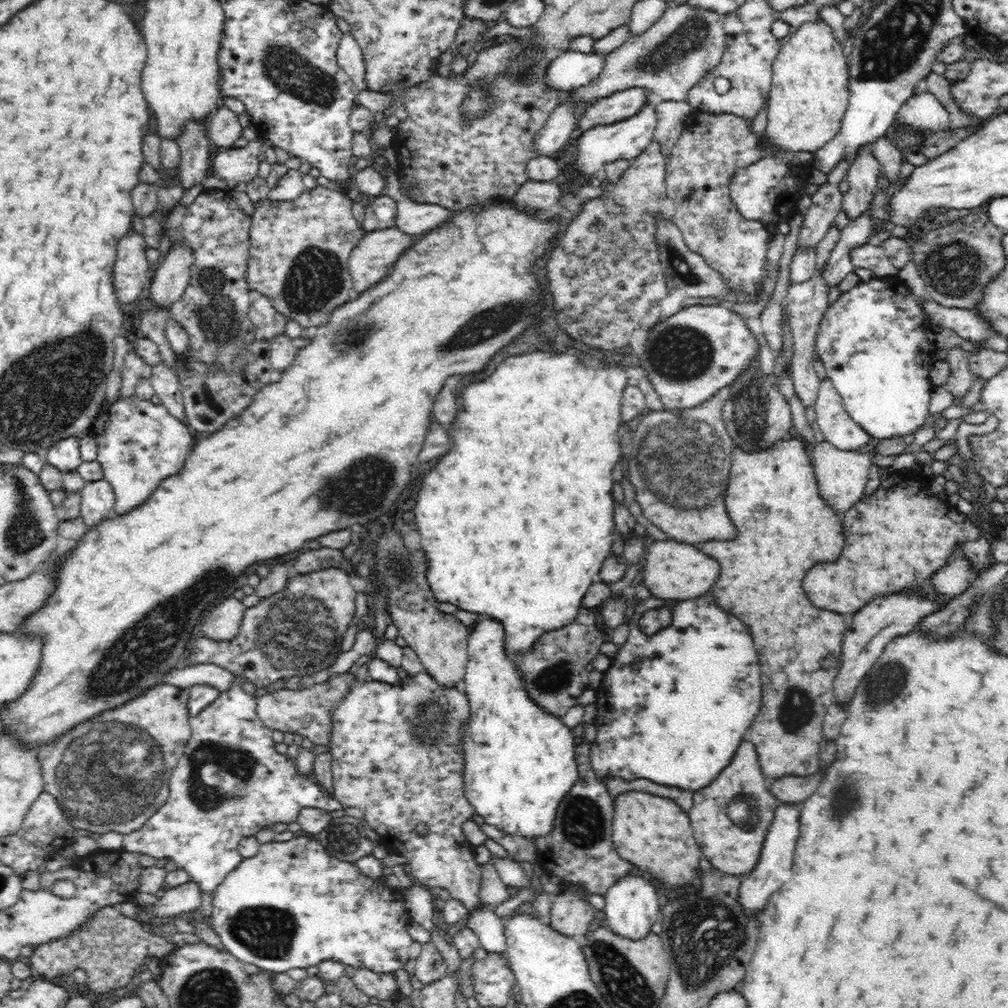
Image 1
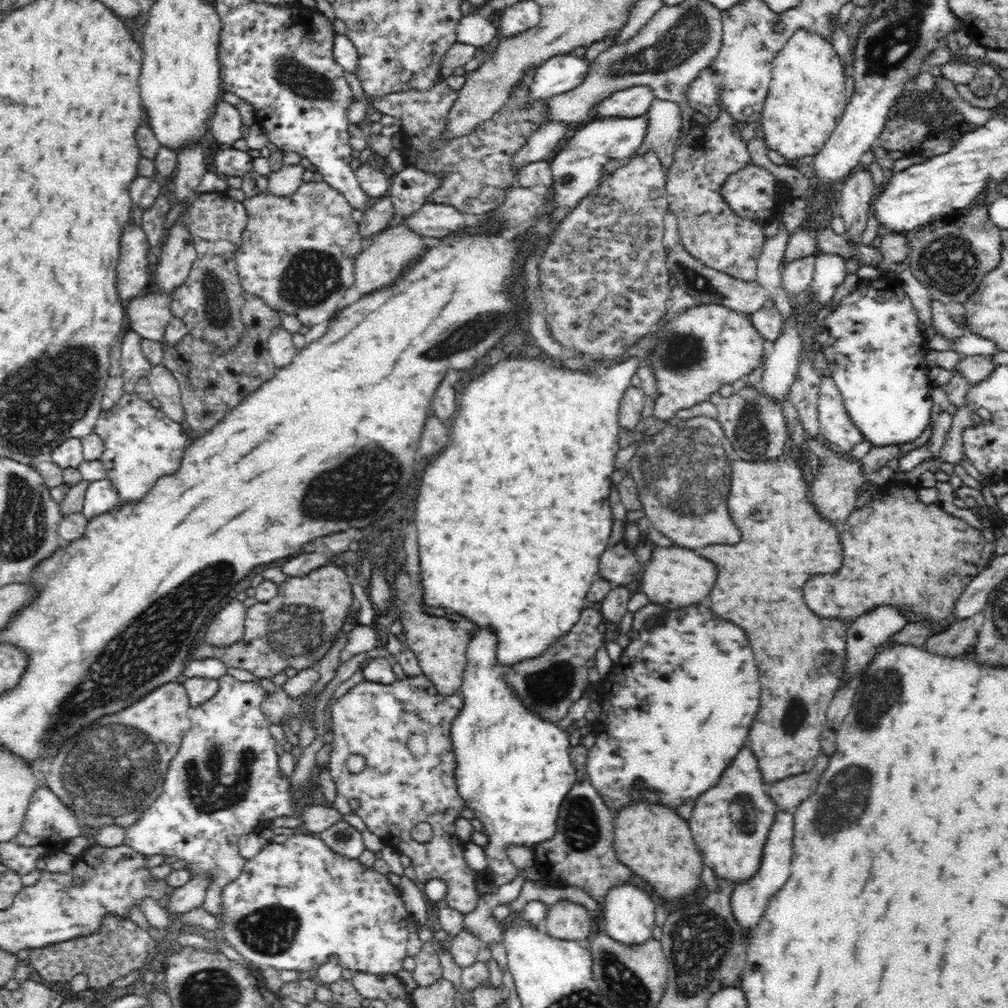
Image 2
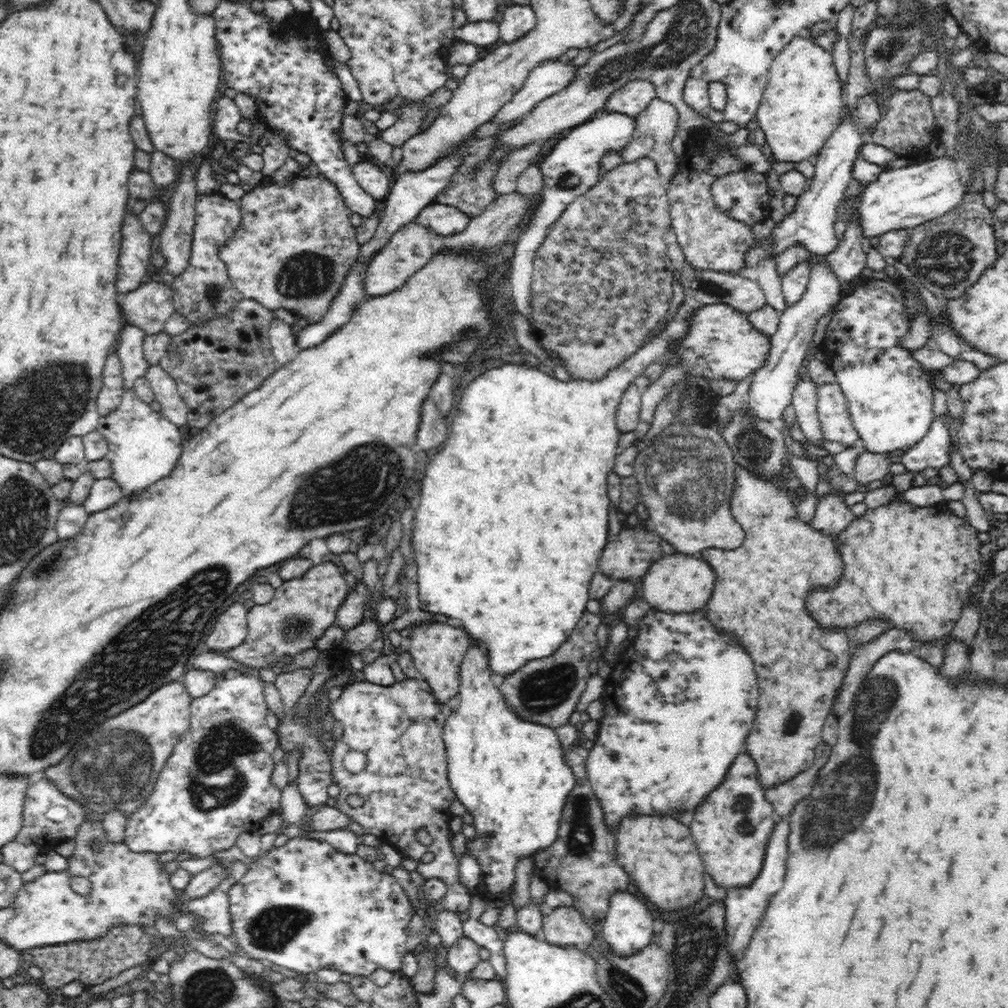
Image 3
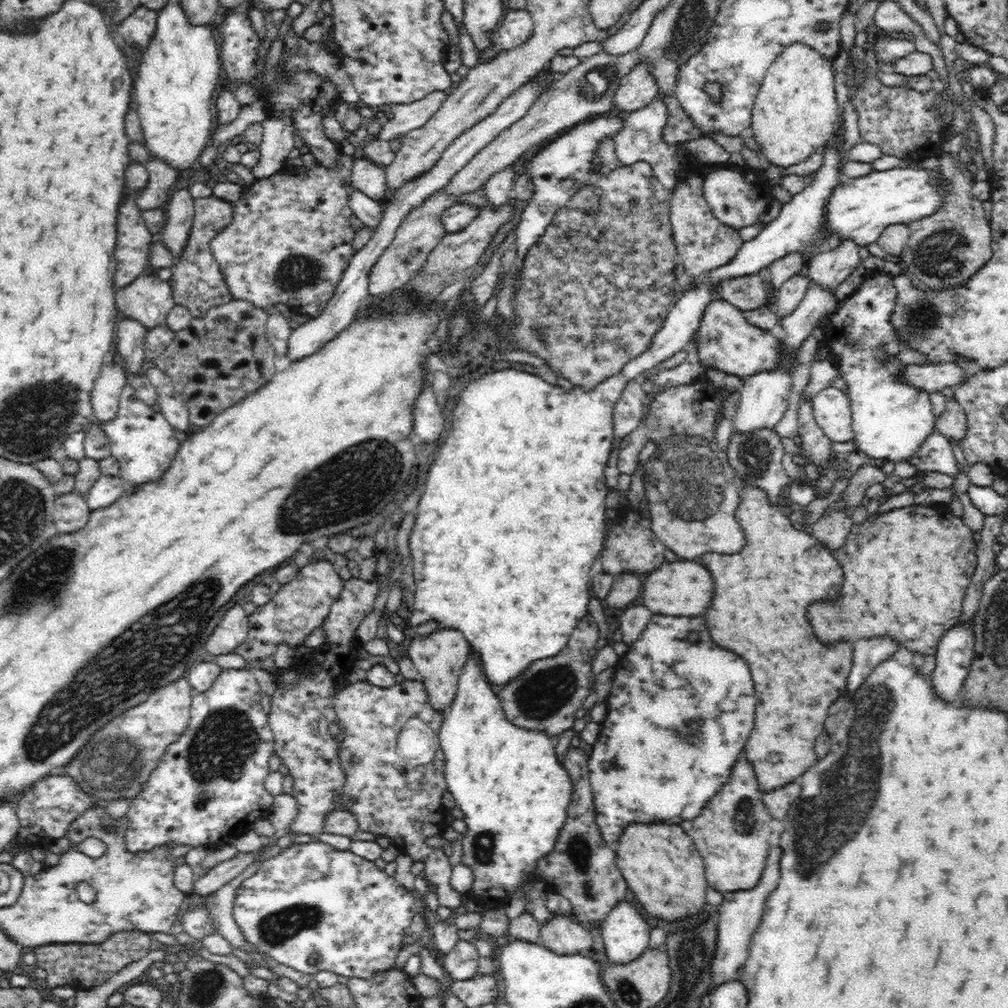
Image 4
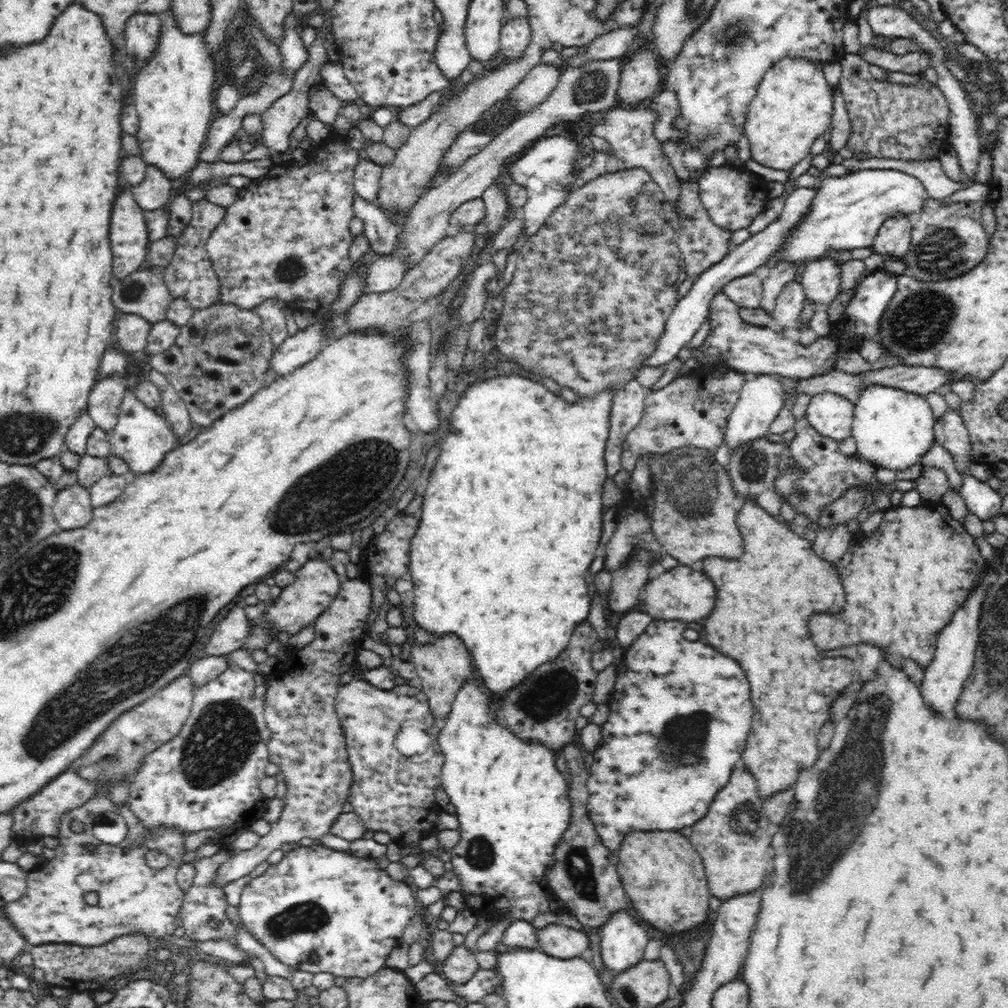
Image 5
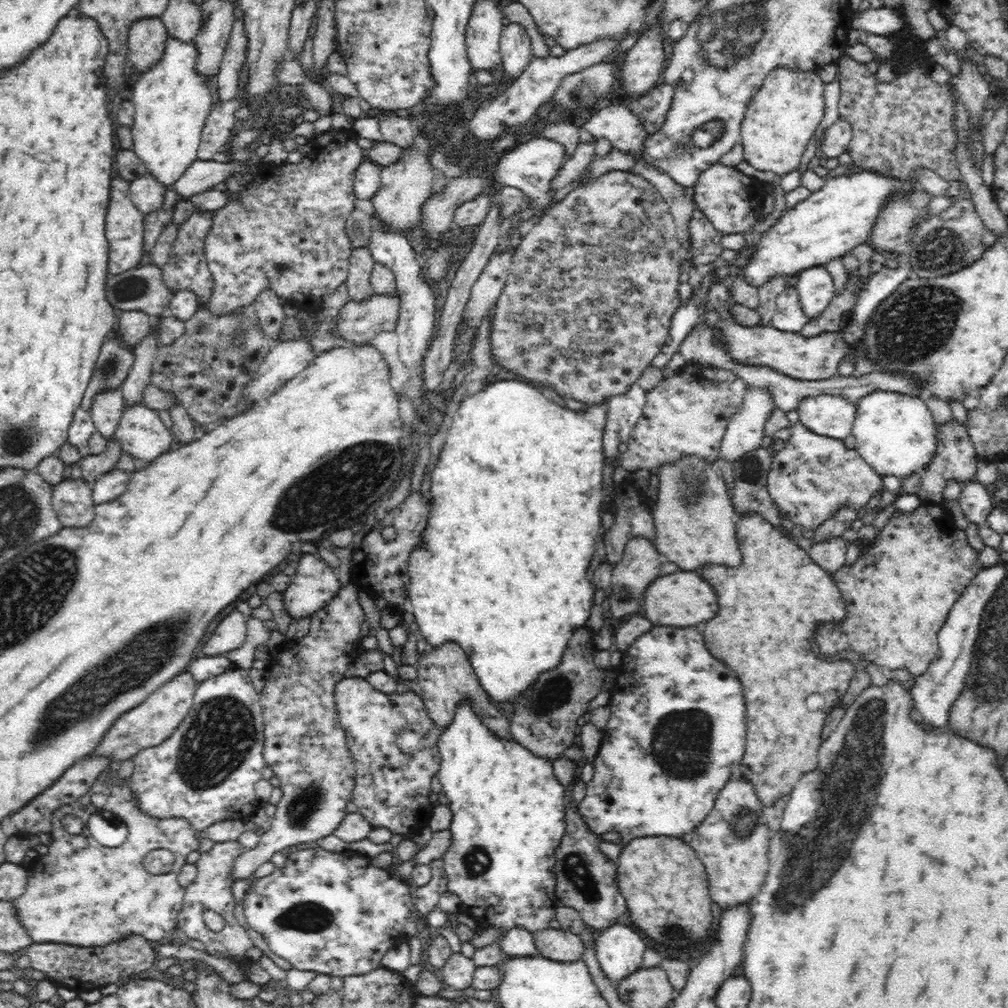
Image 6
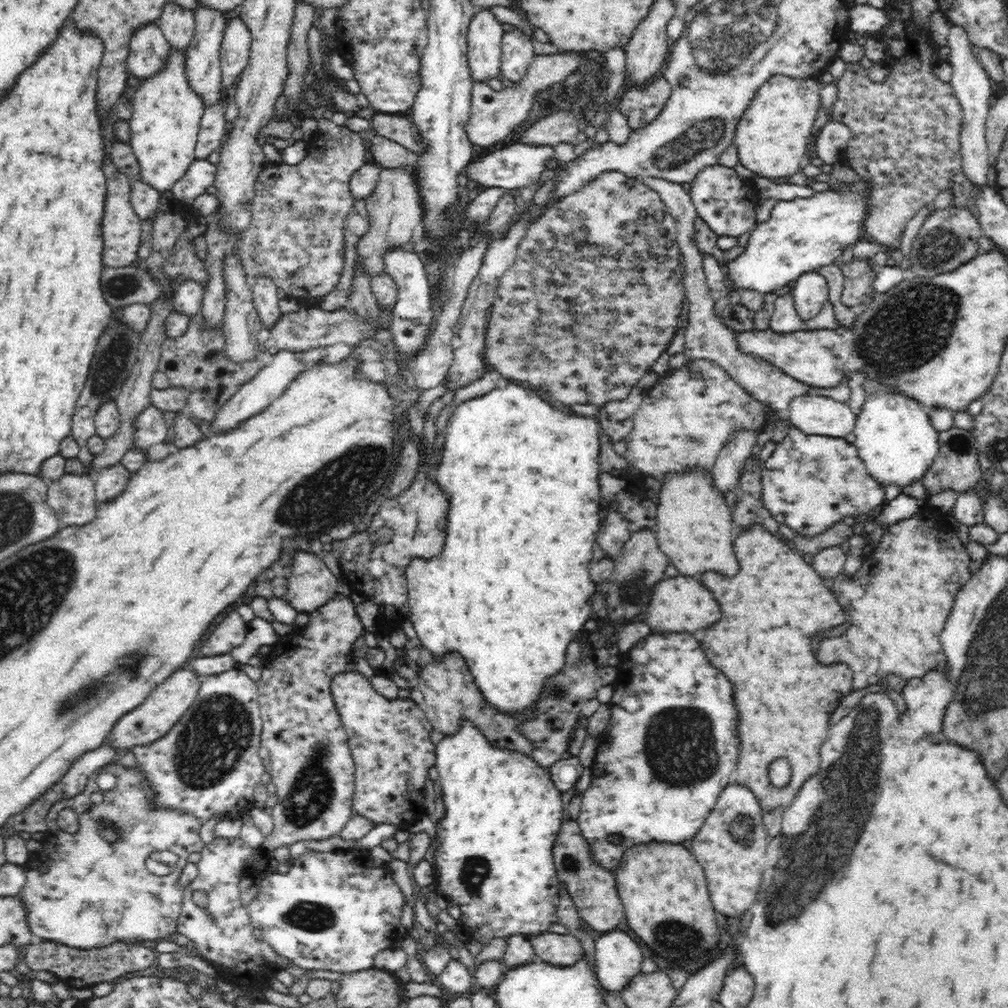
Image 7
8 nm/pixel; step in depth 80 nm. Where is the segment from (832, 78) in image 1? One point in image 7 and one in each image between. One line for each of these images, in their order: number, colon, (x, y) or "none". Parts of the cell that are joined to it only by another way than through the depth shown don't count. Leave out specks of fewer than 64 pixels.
2: (809, 89)
3: (802, 104)
4: (795, 113)
5: (793, 105)
6: (781, 119)
7: (771, 136)

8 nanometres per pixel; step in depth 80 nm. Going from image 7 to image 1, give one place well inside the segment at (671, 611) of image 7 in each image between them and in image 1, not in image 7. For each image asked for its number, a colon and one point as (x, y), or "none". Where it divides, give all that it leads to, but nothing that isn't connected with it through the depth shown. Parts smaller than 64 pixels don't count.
1: (674, 571)
2: (674, 577)
3: (675, 583)
4: (681, 588)
5: (683, 594)
6: (680, 600)

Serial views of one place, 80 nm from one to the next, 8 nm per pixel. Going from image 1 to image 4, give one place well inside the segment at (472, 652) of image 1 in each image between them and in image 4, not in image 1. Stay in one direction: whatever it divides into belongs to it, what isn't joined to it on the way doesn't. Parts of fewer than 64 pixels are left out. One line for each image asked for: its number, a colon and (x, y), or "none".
2: (513, 769)
3: (511, 775)
4: (514, 794)

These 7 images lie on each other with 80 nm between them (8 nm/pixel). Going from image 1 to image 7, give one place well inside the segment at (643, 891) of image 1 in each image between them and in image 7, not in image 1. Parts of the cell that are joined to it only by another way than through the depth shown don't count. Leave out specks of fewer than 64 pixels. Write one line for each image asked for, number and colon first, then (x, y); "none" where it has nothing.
2: (628, 909)
3: (627, 928)
4: (625, 933)
5: (623, 940)
6: (619, 949)
7: (617, 957)

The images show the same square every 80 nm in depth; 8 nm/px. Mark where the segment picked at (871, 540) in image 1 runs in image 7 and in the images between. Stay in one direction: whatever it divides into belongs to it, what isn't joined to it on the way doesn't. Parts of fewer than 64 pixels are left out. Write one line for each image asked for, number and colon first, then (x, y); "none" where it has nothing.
2: (897, 550)
3: (914, 566)
4: (906, 571)
5: (902, 583)
6: (898, 593)
7: (898, 602)

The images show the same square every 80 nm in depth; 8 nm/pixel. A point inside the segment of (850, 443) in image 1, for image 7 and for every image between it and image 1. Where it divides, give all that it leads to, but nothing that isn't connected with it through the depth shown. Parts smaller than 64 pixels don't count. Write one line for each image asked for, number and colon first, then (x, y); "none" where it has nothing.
2: (835, 424)
3: (836, 425)
4: (831, 407)
5: (831, 415)
6: (826, 415)
7: (815, 415)

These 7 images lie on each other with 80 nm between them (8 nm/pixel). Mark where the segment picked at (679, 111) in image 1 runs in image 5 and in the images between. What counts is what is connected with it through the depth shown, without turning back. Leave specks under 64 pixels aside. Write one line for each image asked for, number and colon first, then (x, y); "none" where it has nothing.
2: (664, 118)
3: (655, 126)
4: (640, 139)
5: (630, 132)

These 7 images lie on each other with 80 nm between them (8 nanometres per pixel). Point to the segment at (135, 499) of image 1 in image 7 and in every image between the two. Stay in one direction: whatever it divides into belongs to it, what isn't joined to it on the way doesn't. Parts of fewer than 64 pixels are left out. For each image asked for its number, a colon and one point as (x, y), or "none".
2: (142, 444)
3: (144, 446)
4: (143, 442)
5: (141, 437)
6: (142, 434)
7: (150, 427)

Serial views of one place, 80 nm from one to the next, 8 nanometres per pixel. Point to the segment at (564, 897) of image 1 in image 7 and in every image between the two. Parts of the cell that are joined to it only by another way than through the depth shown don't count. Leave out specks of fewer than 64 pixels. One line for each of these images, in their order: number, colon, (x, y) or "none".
2: (566, 920)
3: (564, 926)
4: (563, 935)
5: (564, 942)
6: (561, 945)
7: (558, 949)

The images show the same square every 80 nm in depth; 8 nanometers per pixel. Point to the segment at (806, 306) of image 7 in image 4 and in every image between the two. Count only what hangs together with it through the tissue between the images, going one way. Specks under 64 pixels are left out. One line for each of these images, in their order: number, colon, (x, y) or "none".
4: (829, 268)
5: (821, 278)
6: (815, 288)

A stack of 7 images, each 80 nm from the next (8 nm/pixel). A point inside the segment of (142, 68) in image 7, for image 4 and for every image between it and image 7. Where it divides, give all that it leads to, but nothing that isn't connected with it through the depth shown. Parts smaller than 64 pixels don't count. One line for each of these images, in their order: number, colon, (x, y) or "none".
4: (138, 28)
5: (142, 34)
6: (147, 37)

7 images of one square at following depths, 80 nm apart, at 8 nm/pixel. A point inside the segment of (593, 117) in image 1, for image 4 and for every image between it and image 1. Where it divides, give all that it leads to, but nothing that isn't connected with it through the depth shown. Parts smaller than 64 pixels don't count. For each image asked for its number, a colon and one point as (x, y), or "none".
2: (635, 101)
3: (635, 95)
4: (638, 88)

